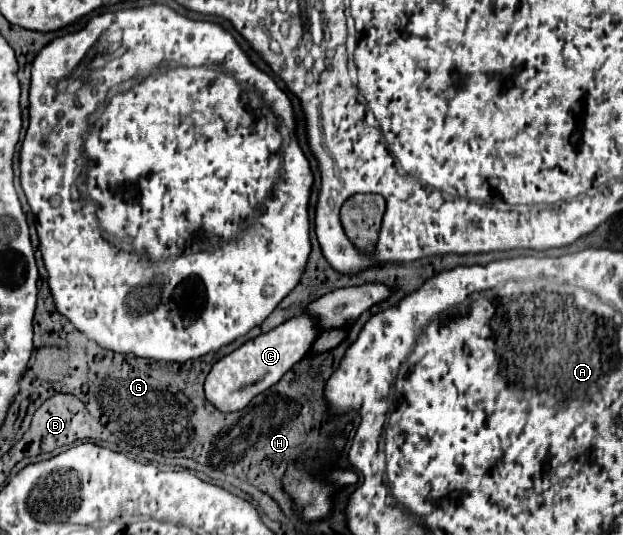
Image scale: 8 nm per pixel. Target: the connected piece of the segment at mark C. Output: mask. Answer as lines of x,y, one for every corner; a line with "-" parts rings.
300,314
296,318
290,318
288,322
276,326
274,330
248,340
240,348
236,348
232,354
218,360
210,374
206,376
204,390
210,404
214,404
220,412
238,412
250,404
250,400
270,386
274,382
280,382
280,378
304,356
308,354
312,342
316,340
318,330
314,320
308,314

